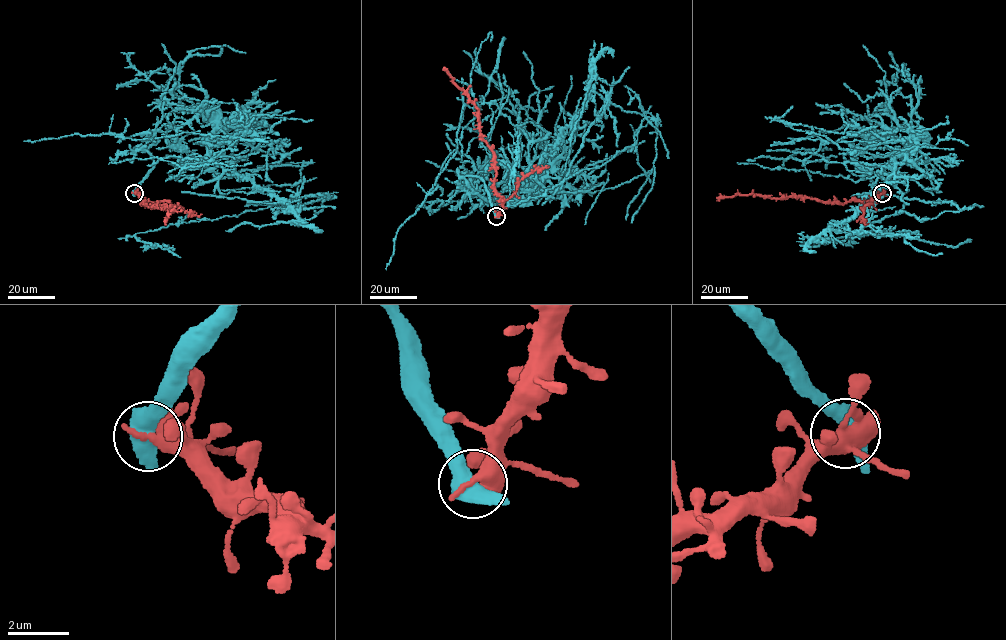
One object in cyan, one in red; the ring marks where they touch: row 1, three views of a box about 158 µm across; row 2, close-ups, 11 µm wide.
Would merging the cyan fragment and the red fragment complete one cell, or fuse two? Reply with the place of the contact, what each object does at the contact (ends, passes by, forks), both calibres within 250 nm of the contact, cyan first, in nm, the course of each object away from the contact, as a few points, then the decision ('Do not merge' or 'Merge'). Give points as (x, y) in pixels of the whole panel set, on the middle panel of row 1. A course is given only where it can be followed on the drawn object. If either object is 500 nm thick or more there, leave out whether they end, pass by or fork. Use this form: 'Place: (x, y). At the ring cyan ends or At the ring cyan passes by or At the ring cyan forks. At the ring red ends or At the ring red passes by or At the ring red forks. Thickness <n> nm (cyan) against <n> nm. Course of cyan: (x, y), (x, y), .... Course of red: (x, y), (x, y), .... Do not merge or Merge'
Place: (496, 216). Thickness 550 nm (cyan) against 500 nm. Course of cyan: (497, 216), (482, 180), (466, 176), (472, 193), (476, 189), (489, 190), (505, 179), (516, 178), (534, 196). Course of red: (497, 216), (501, 203), (494, 188), (494, 154), (481, 137), (478, 109), (445, 68). Do not merge

